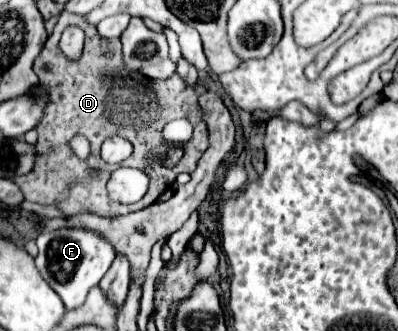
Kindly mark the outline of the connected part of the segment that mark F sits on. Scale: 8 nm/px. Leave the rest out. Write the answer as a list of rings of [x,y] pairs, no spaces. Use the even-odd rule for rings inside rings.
[[[58,229],[52,233],[42,233],[36,237],[36,243],[40,249],[36,257],[36,267],[52,285],[52,289],[60,293],[66,311],[76,309],[84,303],[88,291],[100,283],[116,257],[112,247],[108,247],[108,243],[100,239],[100,235],[80,229]]]

